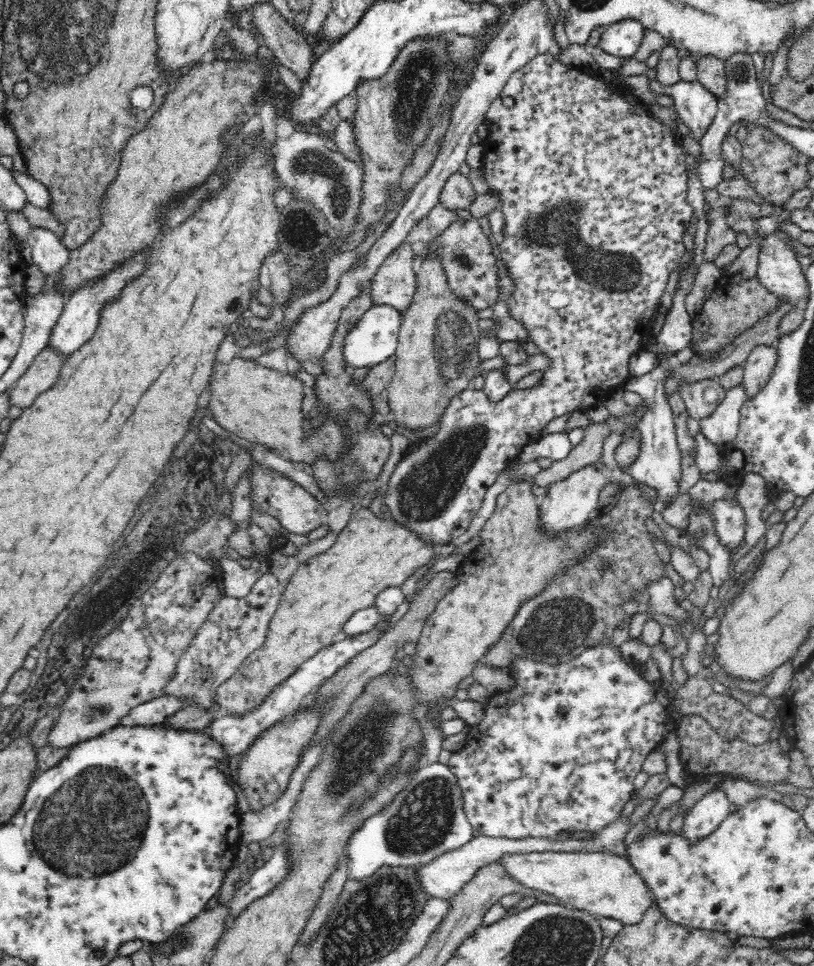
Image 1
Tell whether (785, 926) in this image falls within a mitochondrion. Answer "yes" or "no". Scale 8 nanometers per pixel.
no

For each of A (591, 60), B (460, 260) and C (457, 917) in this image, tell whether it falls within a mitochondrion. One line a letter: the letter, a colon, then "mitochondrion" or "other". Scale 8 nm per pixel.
A: other
B: mitochondrion
C: other

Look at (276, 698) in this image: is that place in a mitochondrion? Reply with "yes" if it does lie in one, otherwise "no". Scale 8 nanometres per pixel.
no

